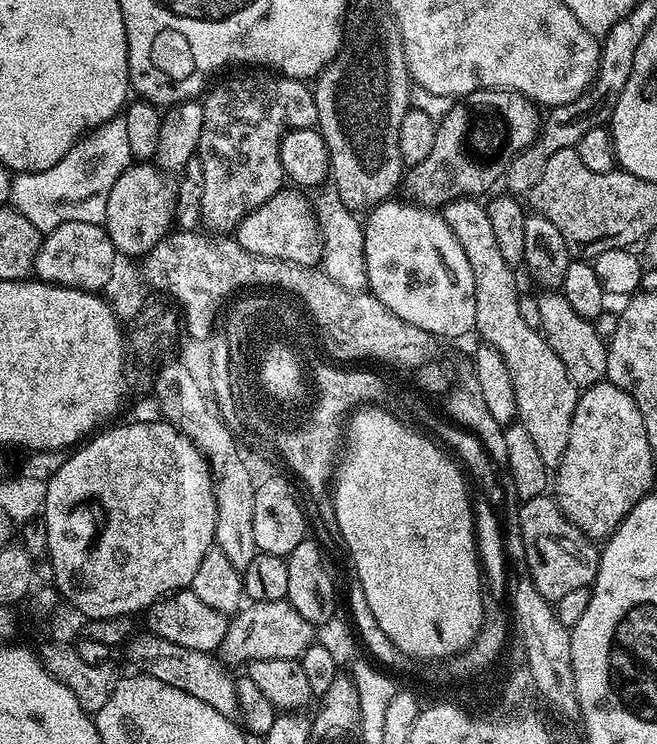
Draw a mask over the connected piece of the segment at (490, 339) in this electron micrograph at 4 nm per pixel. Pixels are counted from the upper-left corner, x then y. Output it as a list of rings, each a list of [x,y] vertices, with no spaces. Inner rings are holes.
[[[462,196],[452,200],[442,209],[444,221],[450,226],[458,246],[466,253],[466,262],[474,274],[474,310],[476,311],[475,331],[480,332],[480,340],[496,348],[498,354],[510,369],[510,379],[514,382],[514,398],[518,398],[516,415],[518,422],[526,426],[530,439],[542,462],[552,470],[566,454],[566,442],[570,442],[570,422],[574,418],[578,385],[566,374],[566,366],[558,354],[548,345],[547,339],[537,329],[526,326],[518,311],[521,289],[516,288],[513,265],[502,258],[494,230],[490,227],[490,214],[479,199]]]

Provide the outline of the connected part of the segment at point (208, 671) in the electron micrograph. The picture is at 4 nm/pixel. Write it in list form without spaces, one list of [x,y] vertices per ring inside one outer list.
[[[151,632],[133,635],[132,639],[125,643],[124,652],[127,660],[134,666],[138,666],[147,675],[158,678],[176,689],[190,694],[192,697],[201,698],[208,706],[213,706],[223,717],[233,719],[238,713],[237,688],[234,676],[230,676],[225,665],[211,653],[190,650],[189,647],[174,644]]]

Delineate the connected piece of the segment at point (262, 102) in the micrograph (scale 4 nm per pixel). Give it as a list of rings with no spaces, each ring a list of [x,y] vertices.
[[[264,70],[257,71],[257,73],[257,76],[232,76],[229,80],[222,81],[212,93],[209,91],[202,100],[204,113],[202,114],[202,138],[200,139],[198,157],[202,162],[202,173],[205,178],[205,186],[203,187],[202,198],[200,199],[198,216],[204,219],[205,226],[203,225],[203,227],[212,234],[231,233],[245,216],[251,214],[255,208],[262,206],[262,202],[266,202],[275,192],[279,192],[281,188],[285,187],[286,177],[282,170],[282,162],[280,161],[280,142],[284,137],[284,133],[292,132],[296,128],[316,128],[318,124],[316,97],[313,89],[309,87],[305,81],[295,80],[289,76],[282,76],[279,74],[269,74]]]

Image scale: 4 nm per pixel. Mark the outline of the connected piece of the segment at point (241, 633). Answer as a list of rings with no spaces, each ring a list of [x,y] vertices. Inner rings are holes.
[[[253,600],[245,603],[240,611],[231,617],[228,633],[220,643],[218,652],[225,665],[240,664],[247,666],[251,660],[266,658],[286,658],[299,660],[300,656],[314,643],[314,625],[306,622],[298,610],[287,600],[278,602],[258,602]]]

